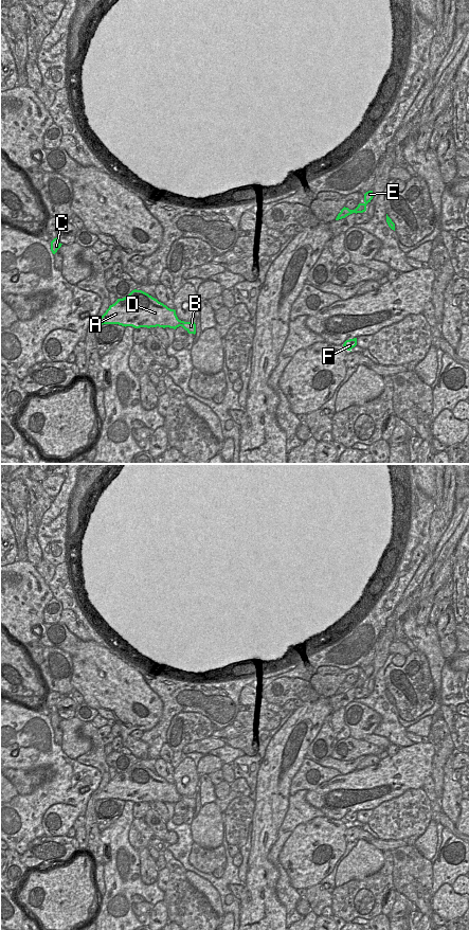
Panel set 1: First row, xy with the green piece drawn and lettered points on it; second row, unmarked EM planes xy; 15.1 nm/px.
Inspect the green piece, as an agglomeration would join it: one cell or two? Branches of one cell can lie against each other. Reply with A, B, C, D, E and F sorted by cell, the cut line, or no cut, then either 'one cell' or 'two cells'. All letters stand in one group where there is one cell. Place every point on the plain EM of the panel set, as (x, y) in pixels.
groups A B C D E F; cut none; one cell

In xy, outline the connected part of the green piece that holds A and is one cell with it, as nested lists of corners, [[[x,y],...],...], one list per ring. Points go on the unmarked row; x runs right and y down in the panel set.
[[[137,764],[109,781],[96,795],[96,801],[103,799],[119,799],[134,803],[159,801],[174,804],[182,801],[188,808],[196,808],[195,797],[179,794],[175,784],[168,783],[148,768]]]

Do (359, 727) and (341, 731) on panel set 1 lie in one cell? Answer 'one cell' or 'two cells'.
two cells

